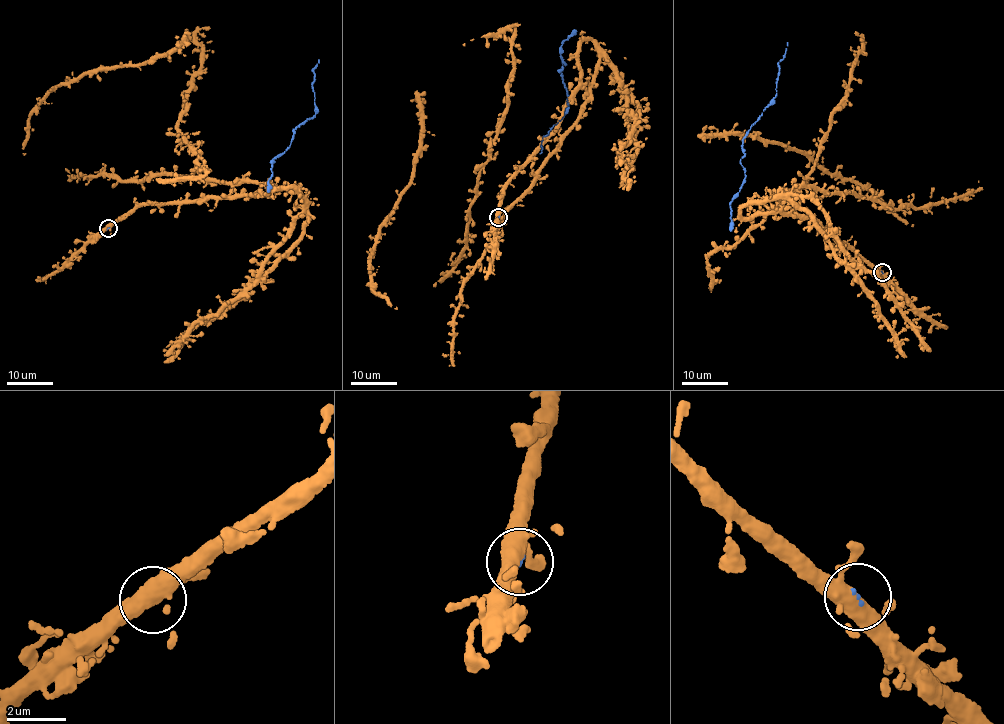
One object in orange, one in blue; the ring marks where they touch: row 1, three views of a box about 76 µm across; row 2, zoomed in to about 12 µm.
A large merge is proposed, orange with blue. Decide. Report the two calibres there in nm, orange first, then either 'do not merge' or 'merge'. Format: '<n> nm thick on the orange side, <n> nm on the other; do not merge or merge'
360 nm thick on the orange side, 110 nm on the other; merge

